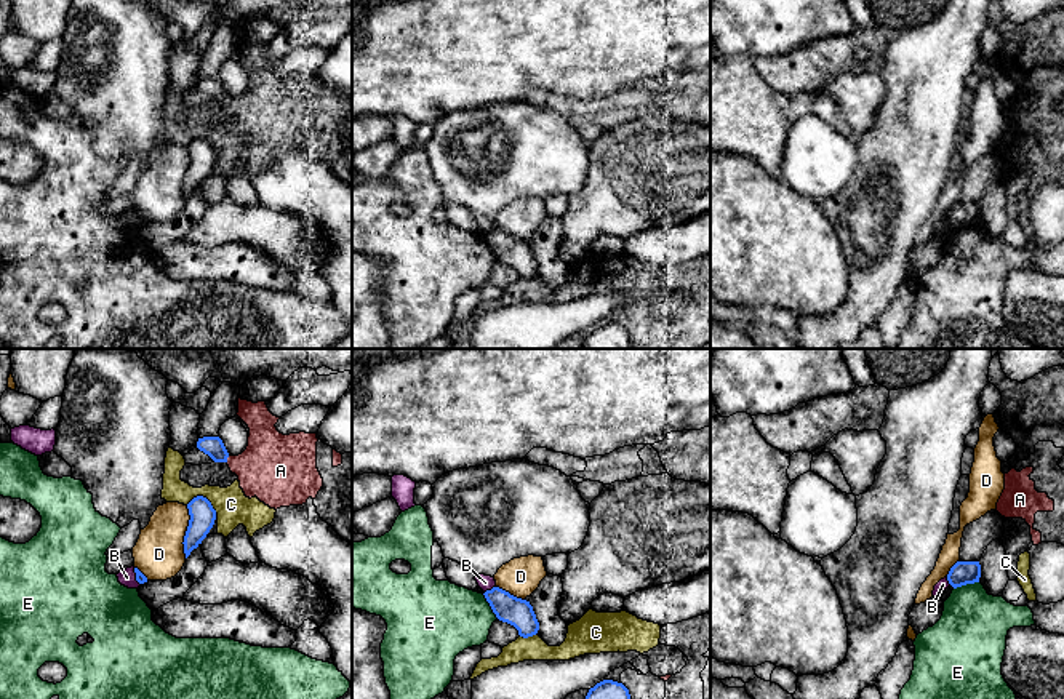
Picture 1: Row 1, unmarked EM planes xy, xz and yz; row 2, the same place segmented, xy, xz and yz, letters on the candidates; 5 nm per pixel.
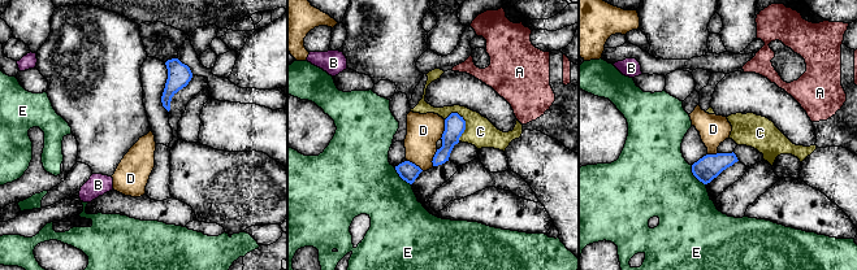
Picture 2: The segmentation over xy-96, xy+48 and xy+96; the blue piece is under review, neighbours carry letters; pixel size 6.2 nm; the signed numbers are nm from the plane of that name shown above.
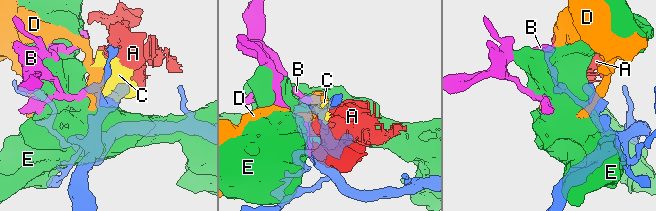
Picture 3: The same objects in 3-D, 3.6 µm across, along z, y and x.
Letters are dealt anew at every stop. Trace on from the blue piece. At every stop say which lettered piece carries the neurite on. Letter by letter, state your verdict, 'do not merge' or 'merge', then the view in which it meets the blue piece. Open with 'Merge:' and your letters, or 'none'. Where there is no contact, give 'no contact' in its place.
Merge: none
A: do not merge; contact in xy
B: do not merge; contact in xz
C: do not merge; contact in xy
D: do not merge; contact in xy
E: do not merge; contact in xz

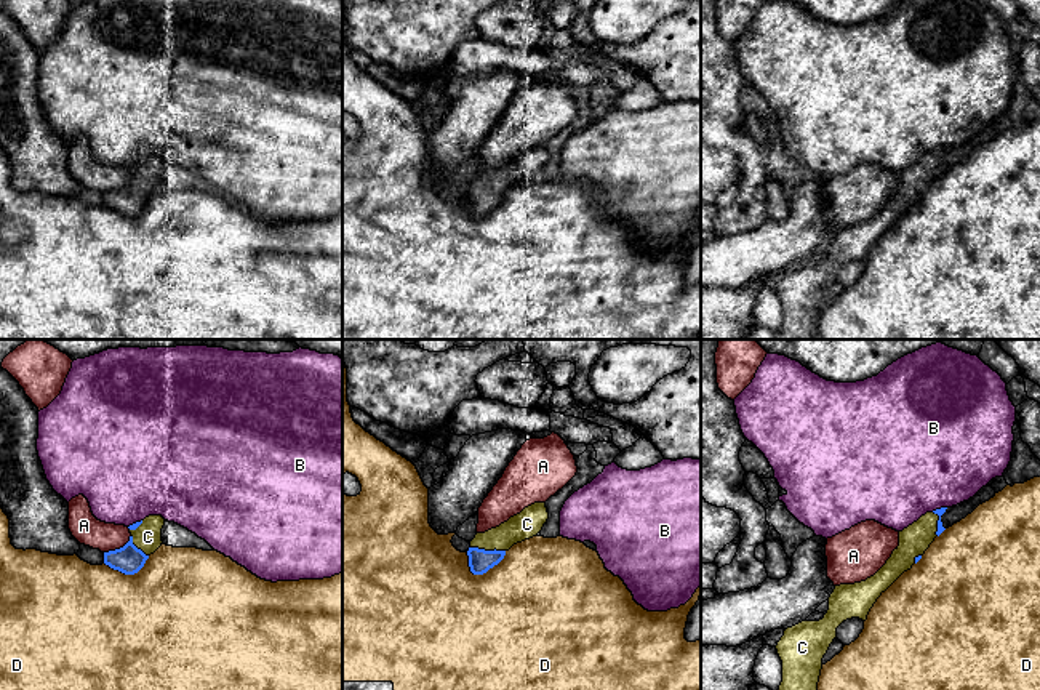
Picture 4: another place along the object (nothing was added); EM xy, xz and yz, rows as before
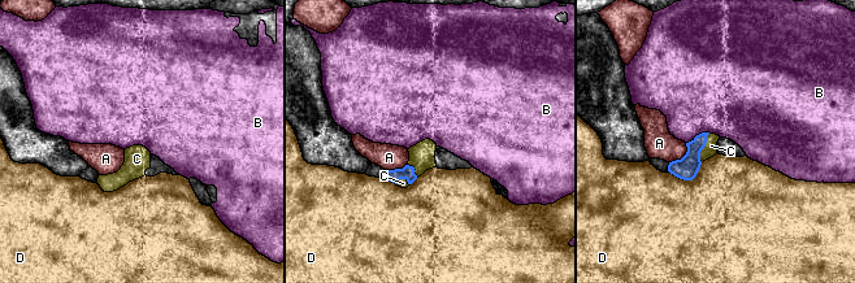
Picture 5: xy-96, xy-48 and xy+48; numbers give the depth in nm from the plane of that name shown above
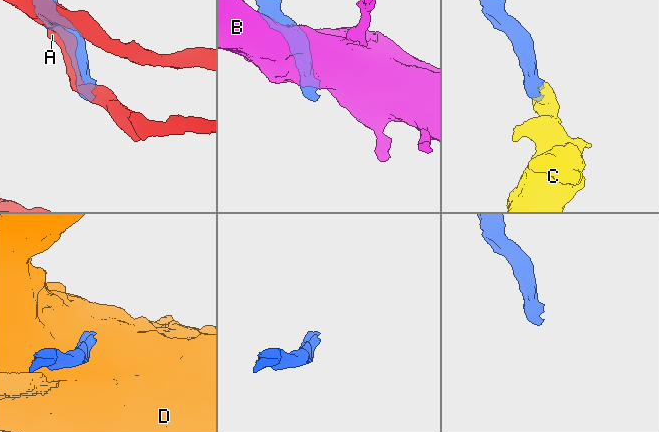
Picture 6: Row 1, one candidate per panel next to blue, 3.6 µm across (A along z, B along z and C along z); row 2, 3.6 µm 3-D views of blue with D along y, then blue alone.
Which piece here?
Merge: C
A: do not merge; contact in xy
B: do not merge; contact in yz
C: merge; contact in xz
D: do not merge; contact in xz

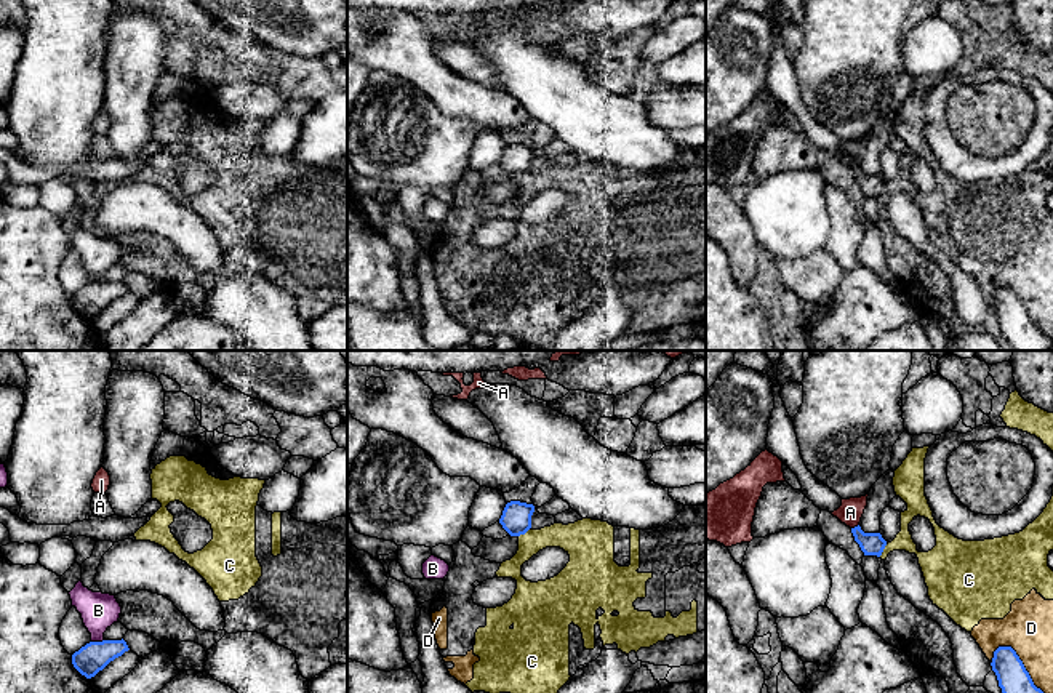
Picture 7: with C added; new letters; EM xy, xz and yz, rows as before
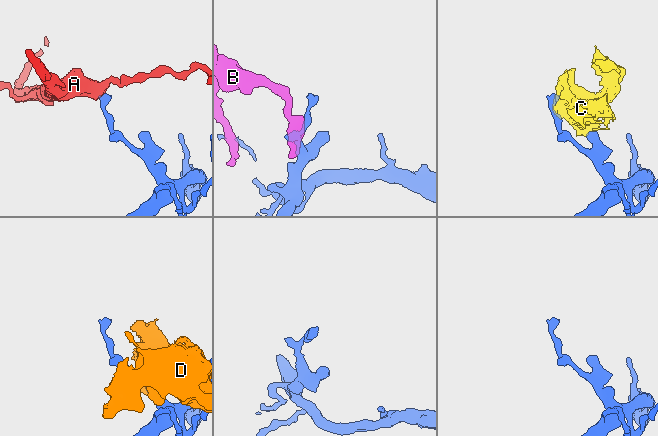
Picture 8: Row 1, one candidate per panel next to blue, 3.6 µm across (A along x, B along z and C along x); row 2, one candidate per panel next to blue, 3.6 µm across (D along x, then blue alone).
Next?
Merge: none
A: do not merge; contact in yz
B: do not merge; contact in xy
C: do not merge; contact in yz
D: do not merge; contact in yz

